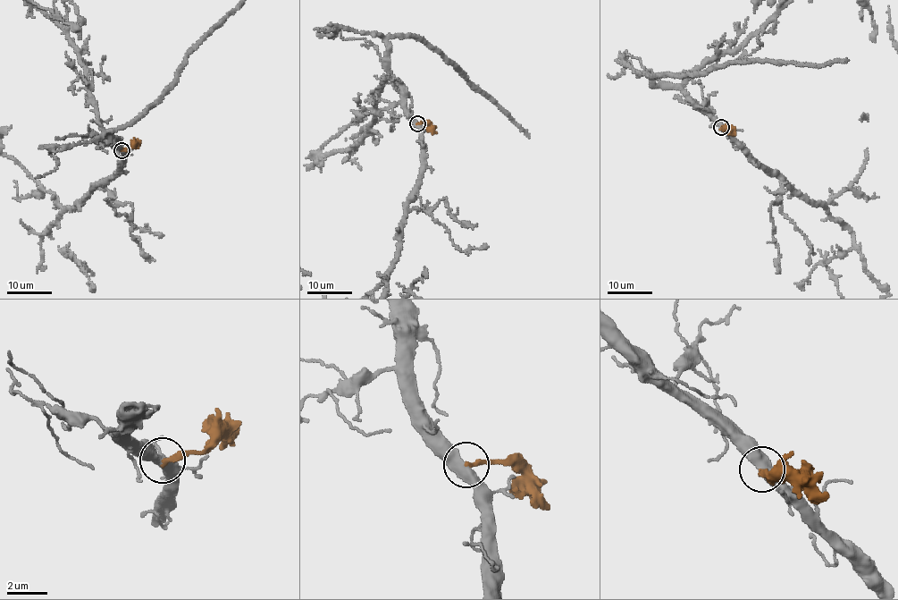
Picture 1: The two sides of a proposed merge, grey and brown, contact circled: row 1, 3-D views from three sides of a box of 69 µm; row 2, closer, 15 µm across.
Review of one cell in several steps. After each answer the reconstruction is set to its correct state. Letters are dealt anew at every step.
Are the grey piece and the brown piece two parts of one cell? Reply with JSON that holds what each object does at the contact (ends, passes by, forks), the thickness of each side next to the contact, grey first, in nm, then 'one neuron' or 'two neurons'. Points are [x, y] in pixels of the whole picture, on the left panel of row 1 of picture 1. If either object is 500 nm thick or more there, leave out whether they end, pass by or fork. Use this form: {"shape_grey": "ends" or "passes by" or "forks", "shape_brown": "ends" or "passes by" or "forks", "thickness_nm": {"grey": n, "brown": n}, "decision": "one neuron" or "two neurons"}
{"thickness_nm": {"grey": 500, "brown": 260}, "decision": "two neurons"}

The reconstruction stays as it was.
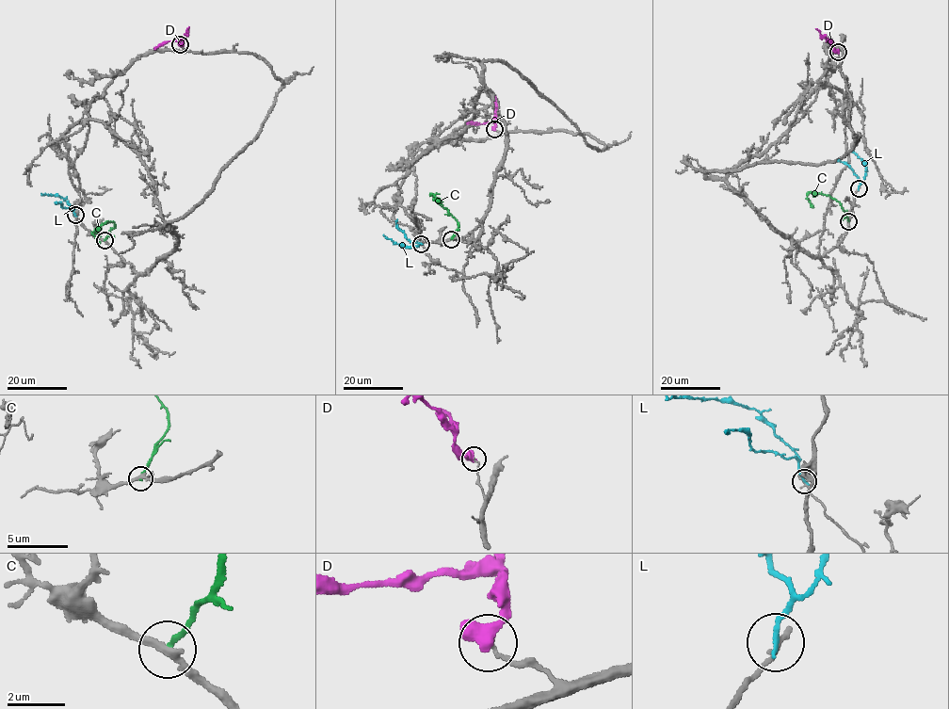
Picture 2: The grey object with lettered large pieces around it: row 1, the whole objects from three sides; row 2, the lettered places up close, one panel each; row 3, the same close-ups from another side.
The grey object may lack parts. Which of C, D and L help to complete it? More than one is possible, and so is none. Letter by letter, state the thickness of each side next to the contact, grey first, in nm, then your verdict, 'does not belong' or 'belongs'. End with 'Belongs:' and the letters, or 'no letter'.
C: 280/200 nm | does not belong
D: 110/600 nm | does not belong
L: 220/190 nm | does not belong
Belongs: no letter

